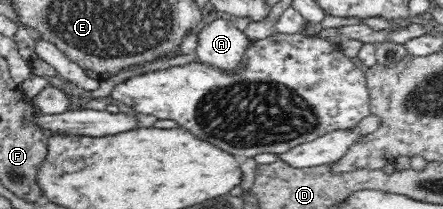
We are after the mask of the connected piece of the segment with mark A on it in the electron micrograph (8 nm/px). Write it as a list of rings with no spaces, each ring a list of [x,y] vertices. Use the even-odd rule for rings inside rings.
[[[217,18],[196,33],[195,54],[200,62],[232,70],[242,60],[249,38],[231,20]]]

